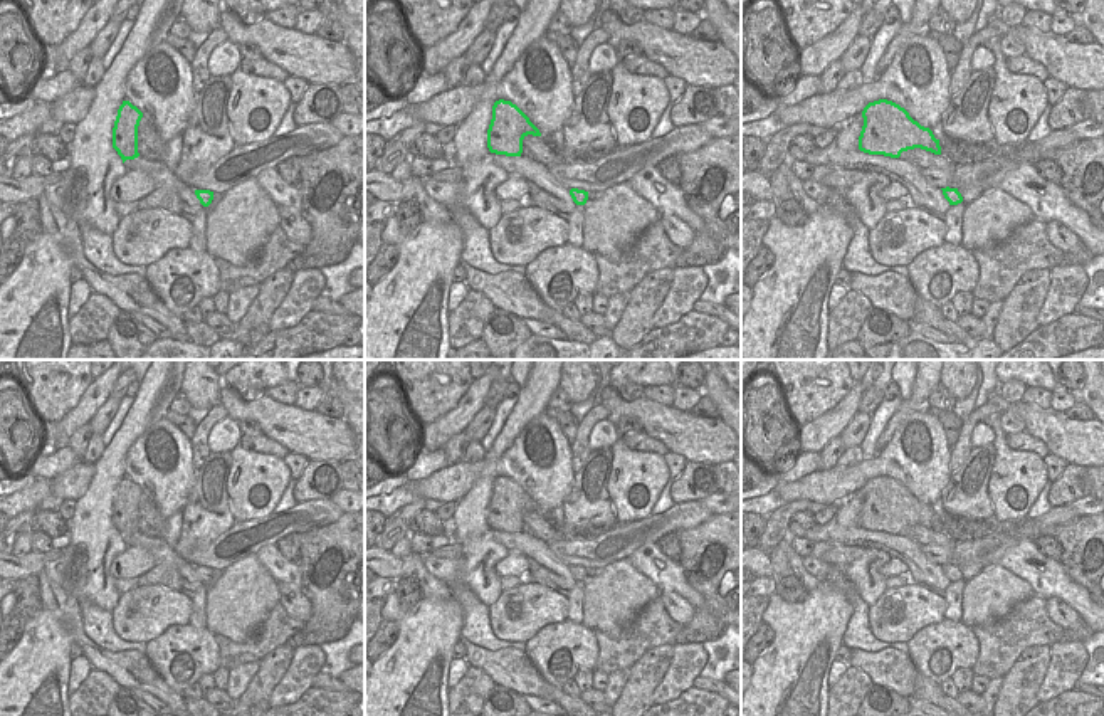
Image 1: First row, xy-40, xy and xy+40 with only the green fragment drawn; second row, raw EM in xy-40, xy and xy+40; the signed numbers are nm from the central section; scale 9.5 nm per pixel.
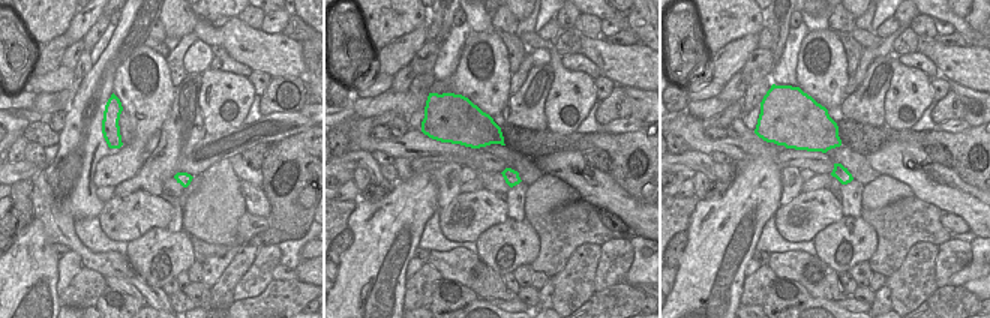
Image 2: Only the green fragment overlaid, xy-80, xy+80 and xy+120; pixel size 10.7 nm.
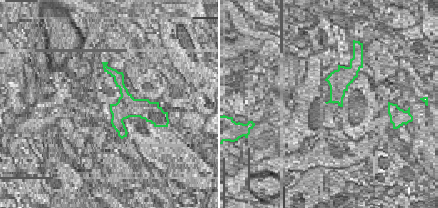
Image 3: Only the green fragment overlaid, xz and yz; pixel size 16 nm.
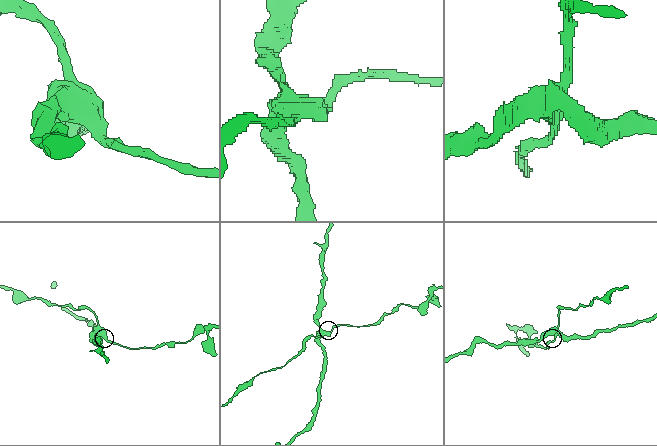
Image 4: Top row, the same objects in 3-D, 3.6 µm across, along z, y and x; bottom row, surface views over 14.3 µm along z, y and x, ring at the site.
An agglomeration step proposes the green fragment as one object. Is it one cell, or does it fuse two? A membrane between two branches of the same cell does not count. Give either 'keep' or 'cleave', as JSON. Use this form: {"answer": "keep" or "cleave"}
{"answer": "cleave"}

